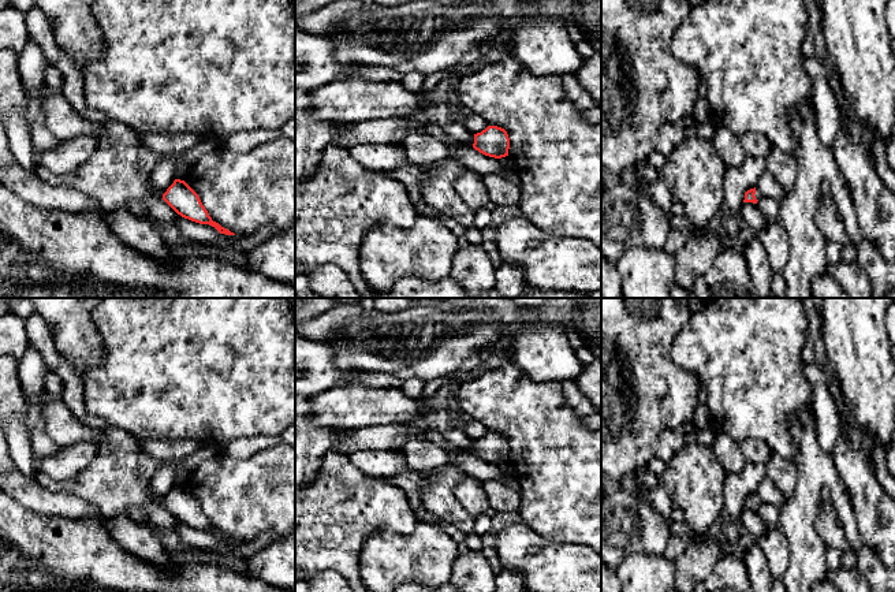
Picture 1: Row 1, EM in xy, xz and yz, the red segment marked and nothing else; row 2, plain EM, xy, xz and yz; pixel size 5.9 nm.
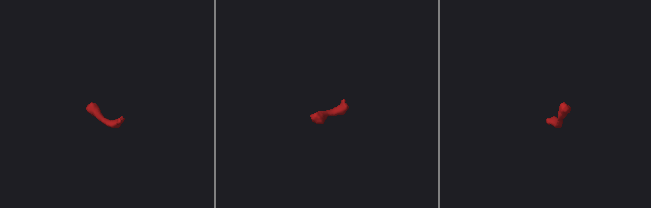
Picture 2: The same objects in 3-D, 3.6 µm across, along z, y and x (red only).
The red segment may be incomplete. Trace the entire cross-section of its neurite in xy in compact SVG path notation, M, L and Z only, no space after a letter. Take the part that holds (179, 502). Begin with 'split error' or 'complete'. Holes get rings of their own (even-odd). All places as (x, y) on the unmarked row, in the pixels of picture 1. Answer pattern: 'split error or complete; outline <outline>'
split error; outline M108 427L101 432L104 440L98 444L96 458L78 476L53 481L48 474L37 472L36 480L46 488L78 496L107 518L130 515L133 509L156 503L184 525L209 530L220 540L235 541L212 526L198 500L184 488L191 474L186 461L165 461L176 472L176 485L160 502L150 492L150 481L161 461L148 454L138 439L124 429Z

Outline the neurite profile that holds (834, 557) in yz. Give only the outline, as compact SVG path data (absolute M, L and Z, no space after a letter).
M827 547L825 548L825 561L827 561L827 565L828 565L828 570L842 569L843 551L840 551L835 547Z

